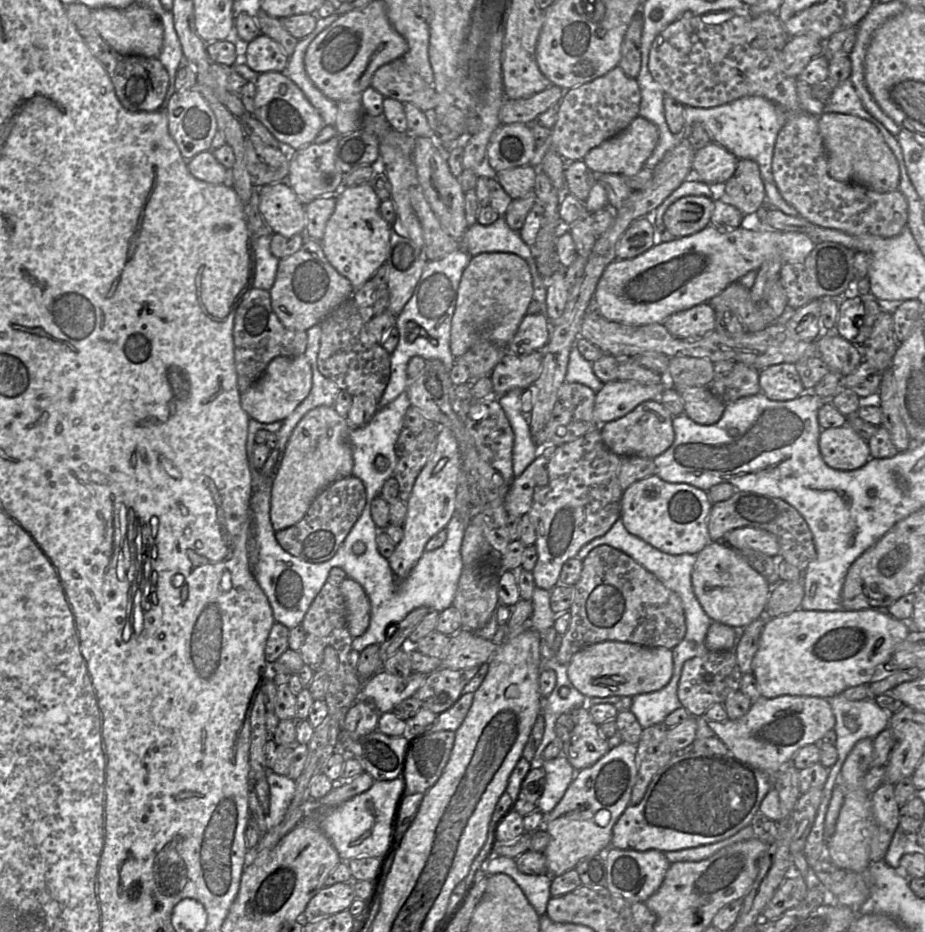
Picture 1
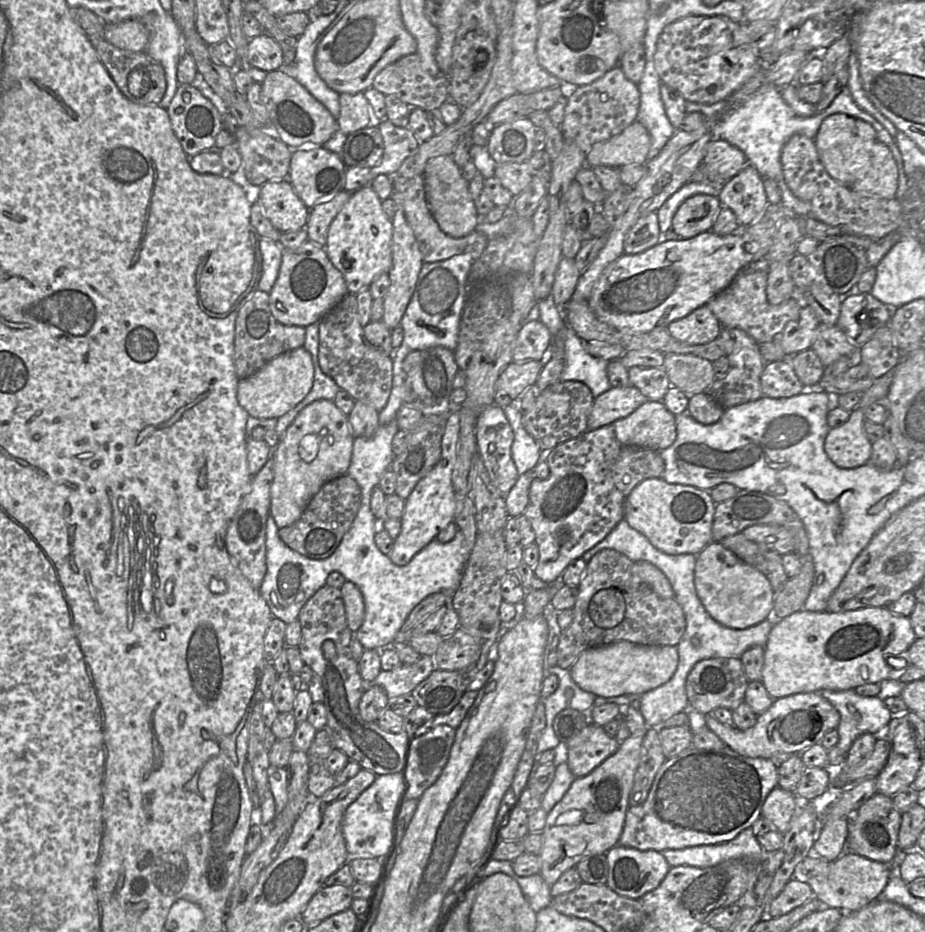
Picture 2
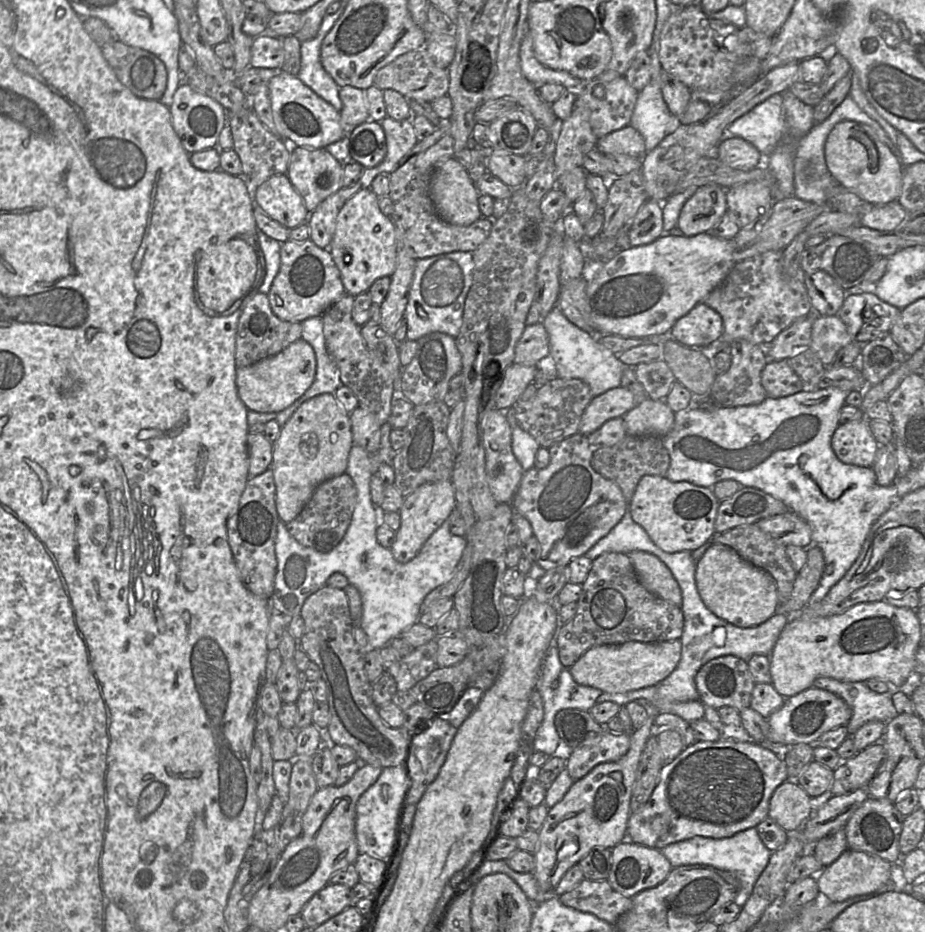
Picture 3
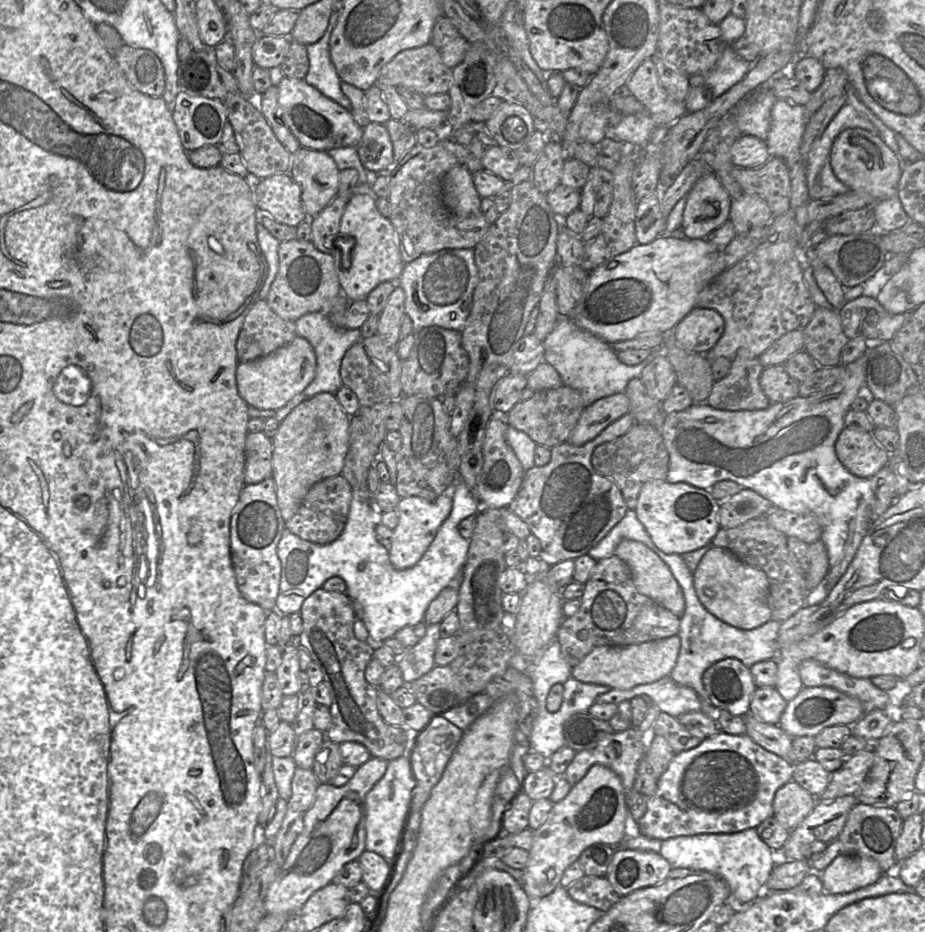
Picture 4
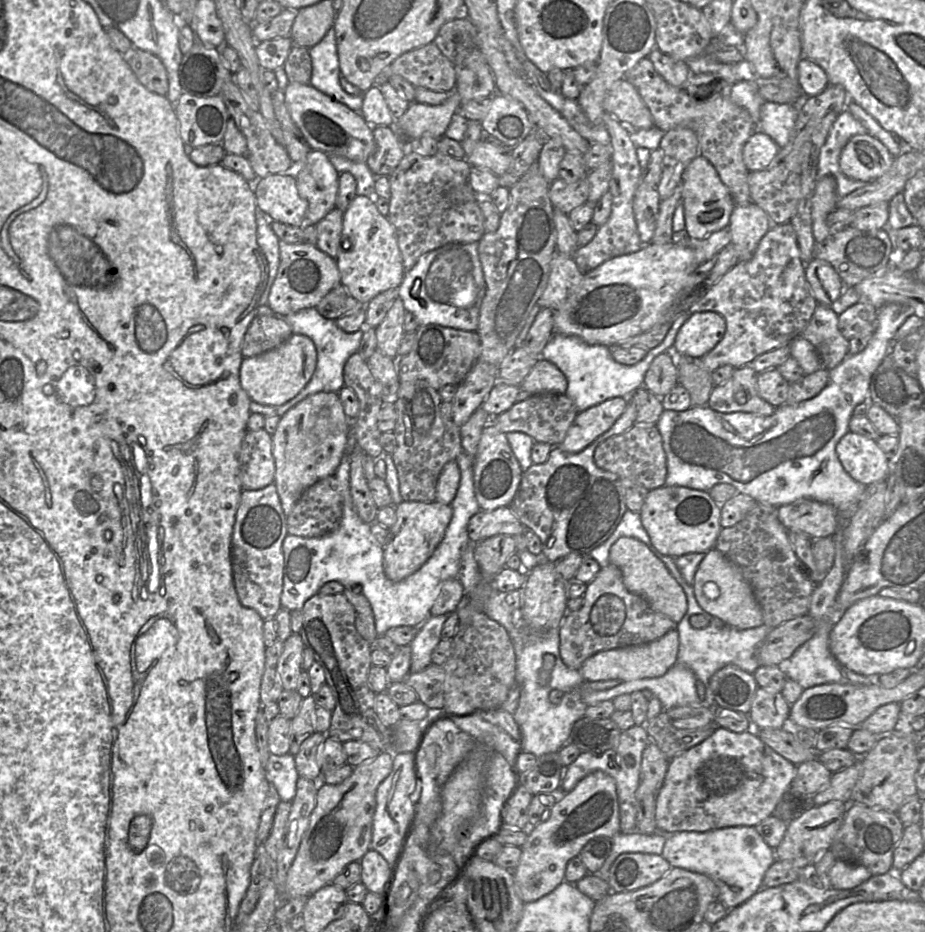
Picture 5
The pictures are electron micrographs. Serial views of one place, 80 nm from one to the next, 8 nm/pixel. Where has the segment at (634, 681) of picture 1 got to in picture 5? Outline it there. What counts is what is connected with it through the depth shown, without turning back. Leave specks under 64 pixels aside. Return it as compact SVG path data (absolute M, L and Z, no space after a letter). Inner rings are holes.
M675 628L663 637L648 644L599 652L582 664L579 673L585 682L615 679L630 682L657 678L665 675L670 668L677 664L678 651L679 634Z

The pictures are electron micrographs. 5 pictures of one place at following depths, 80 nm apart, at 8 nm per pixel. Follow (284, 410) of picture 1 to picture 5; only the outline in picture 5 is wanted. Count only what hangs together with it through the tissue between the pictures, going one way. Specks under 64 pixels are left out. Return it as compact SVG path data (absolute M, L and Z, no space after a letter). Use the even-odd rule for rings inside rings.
M292 334L278 347L254 357L243 357L239 380L251 401L280 406L295 397L310 381L317 364L317 351L306 335Z

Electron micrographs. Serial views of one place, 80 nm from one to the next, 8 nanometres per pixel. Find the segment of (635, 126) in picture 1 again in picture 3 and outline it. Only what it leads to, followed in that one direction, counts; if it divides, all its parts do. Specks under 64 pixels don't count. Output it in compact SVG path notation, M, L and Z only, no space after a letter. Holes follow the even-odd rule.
M629 125L598 139L596 149L604 155L625 154L638 159L646 154L643 137Z

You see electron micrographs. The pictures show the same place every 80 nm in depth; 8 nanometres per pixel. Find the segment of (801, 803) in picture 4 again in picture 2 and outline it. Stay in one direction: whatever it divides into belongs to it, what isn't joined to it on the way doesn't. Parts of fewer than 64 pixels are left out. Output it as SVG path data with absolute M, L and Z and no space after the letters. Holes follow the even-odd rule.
M775 787L767 796L761 816L770 821L781 833L789 828L795 808L801 801L795 792Z

